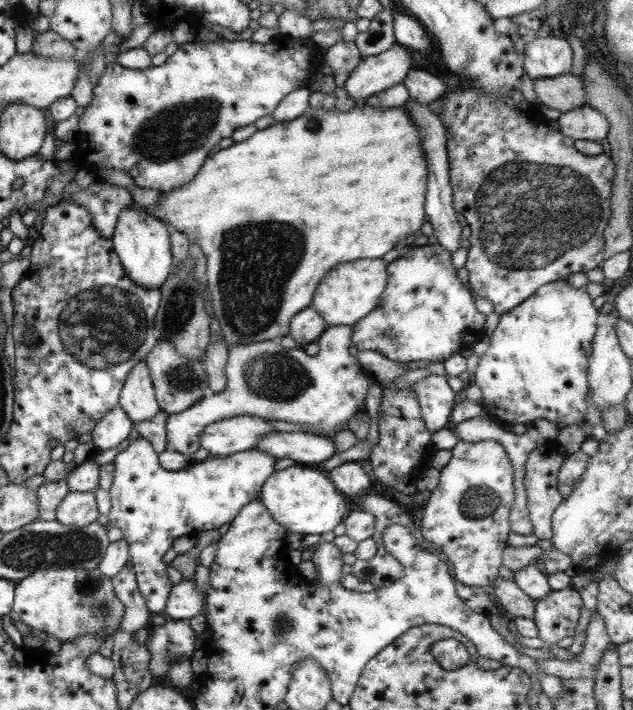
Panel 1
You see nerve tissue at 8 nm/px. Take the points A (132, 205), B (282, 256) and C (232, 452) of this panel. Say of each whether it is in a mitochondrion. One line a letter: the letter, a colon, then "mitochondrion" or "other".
A: other
B: mitochondrion
C: other

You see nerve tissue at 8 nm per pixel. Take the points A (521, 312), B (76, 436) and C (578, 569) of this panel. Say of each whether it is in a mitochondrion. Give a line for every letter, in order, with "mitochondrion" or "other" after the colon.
A: other
B: other
C: other

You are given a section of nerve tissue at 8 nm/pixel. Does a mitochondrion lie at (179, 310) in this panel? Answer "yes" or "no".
yes

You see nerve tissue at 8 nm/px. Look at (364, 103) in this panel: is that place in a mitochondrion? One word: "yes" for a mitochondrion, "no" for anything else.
no

